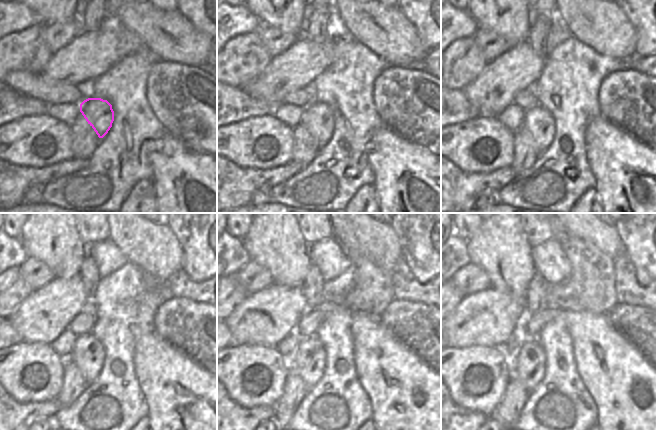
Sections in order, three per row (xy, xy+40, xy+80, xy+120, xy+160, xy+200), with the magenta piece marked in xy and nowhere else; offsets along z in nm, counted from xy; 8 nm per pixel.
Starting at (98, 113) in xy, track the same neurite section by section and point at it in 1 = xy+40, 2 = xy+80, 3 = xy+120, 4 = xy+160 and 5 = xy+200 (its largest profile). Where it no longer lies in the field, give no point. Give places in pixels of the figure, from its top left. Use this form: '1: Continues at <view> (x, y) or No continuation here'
1: Continues at xy+40 (318, 118)
2: Continues at xy+80 (538, 121)
3: Continues at xy+120 (88, 354)
4: Continues at xy+160 (309, 358)
5: Continues at xy+200 (529, 361).

